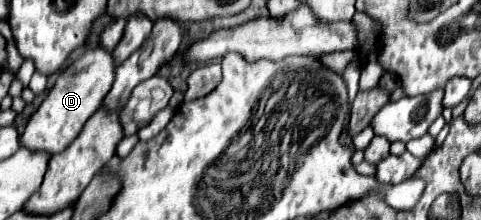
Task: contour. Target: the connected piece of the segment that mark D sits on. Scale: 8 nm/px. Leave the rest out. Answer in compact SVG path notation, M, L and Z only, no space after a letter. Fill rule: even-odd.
M104 47L88 49L82 57L72 61L58 75L50 93L30 117L32 123L26 123L24 135L20 139L22 147L30 151L48 151L52 155L64 151L82 131L84 123L102 107L102 101L108 95L108 89L112 87L112 81L116 77L114 69L116 63L112 61L112 53L108 53Z

